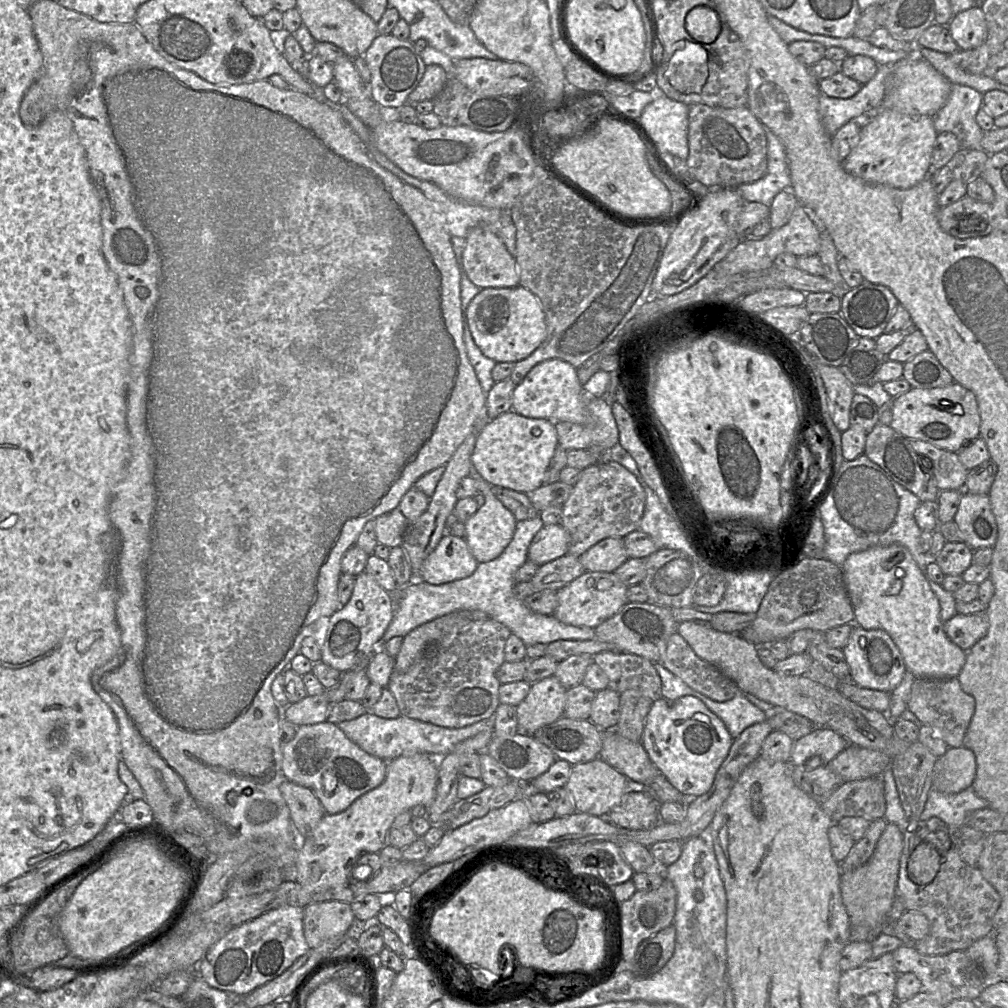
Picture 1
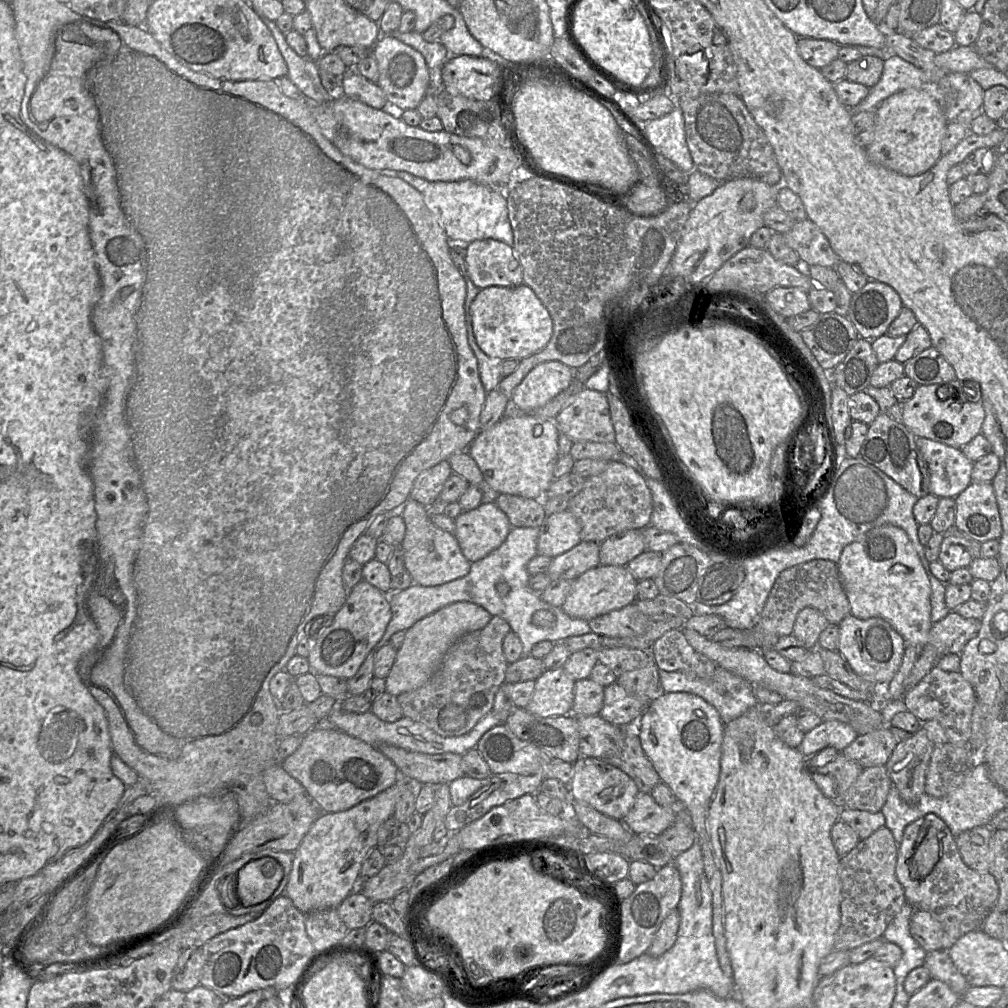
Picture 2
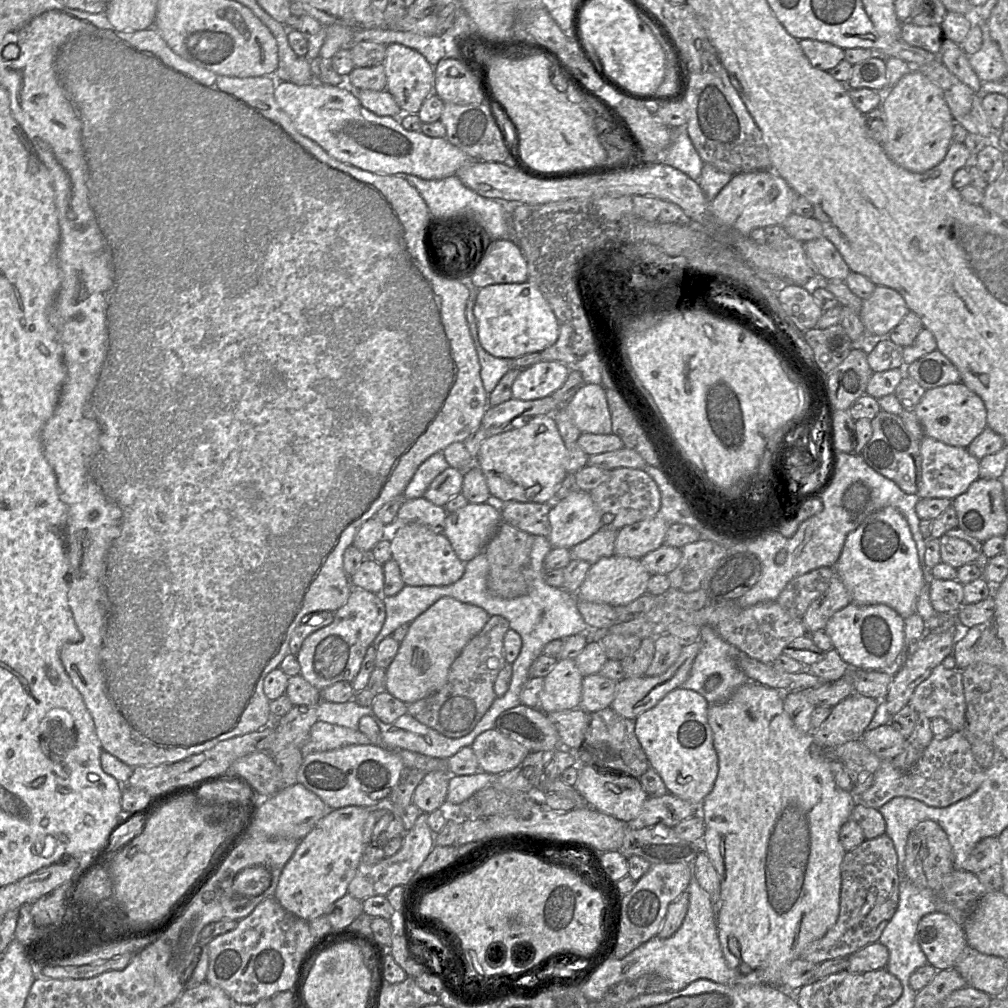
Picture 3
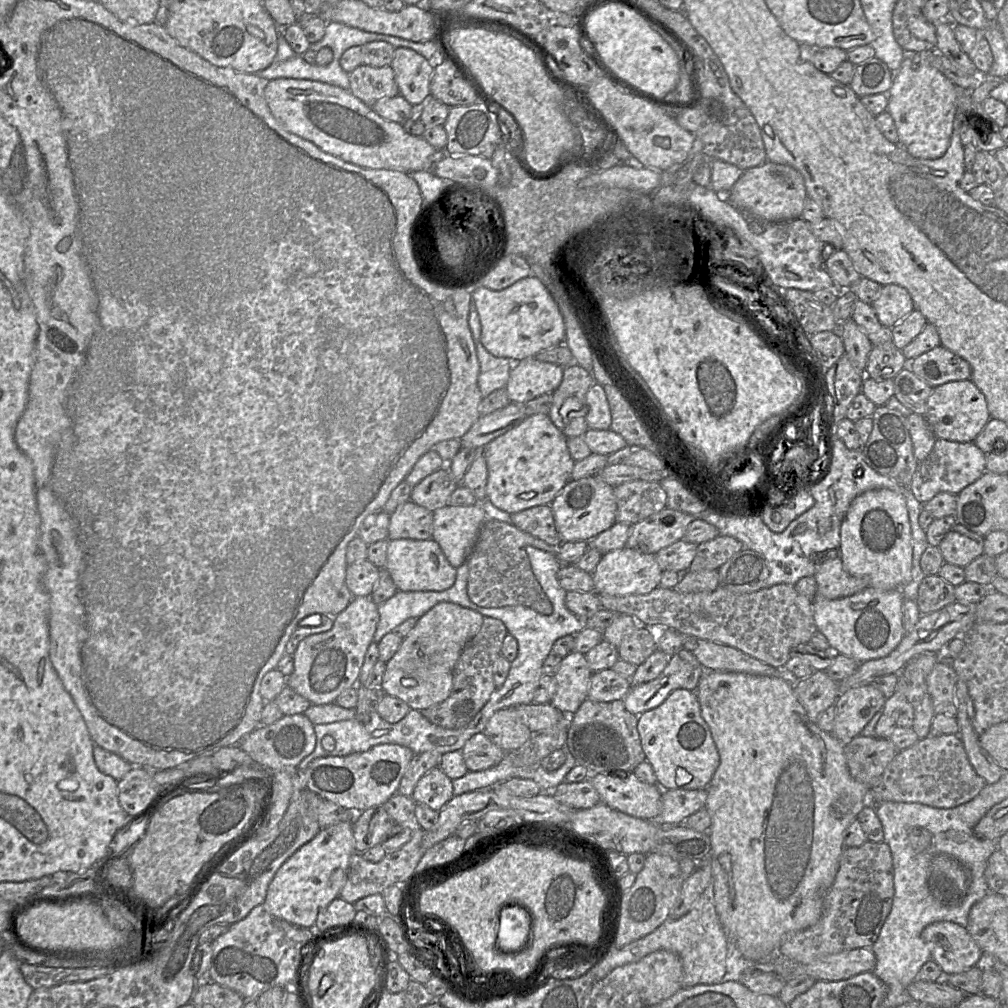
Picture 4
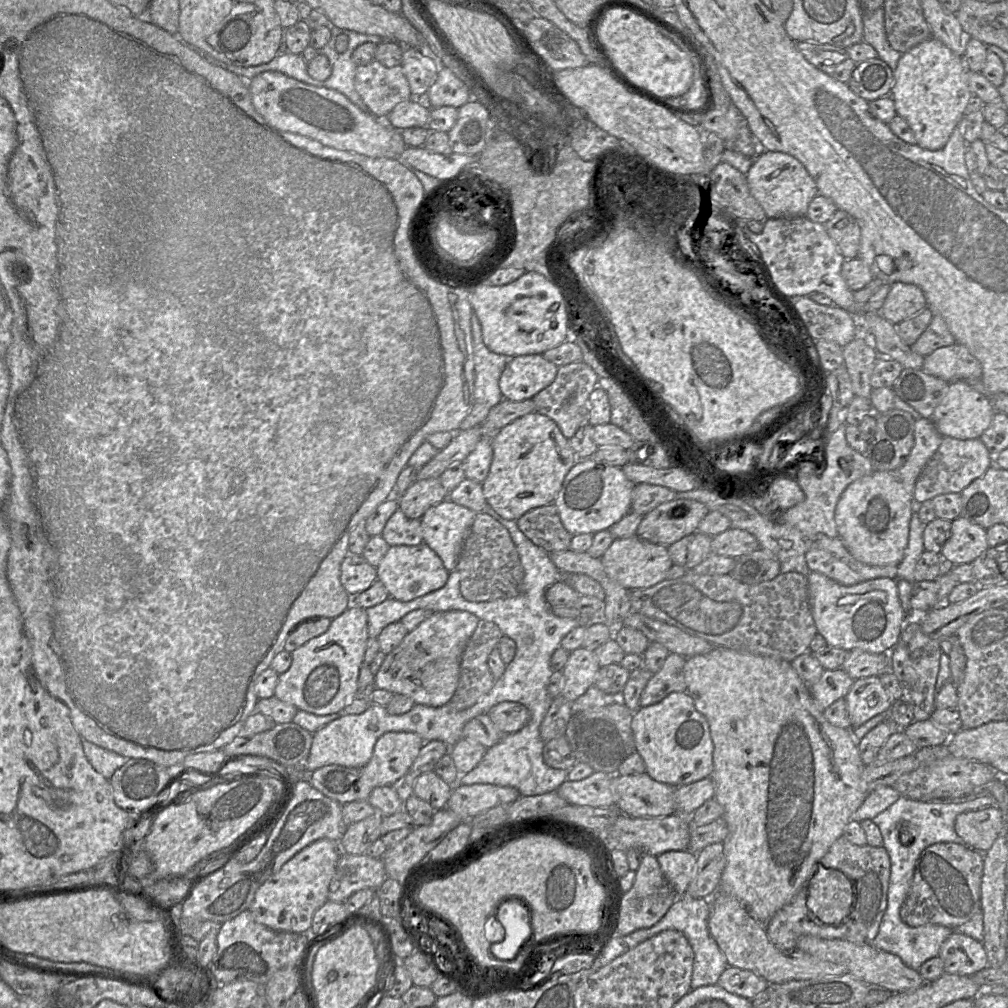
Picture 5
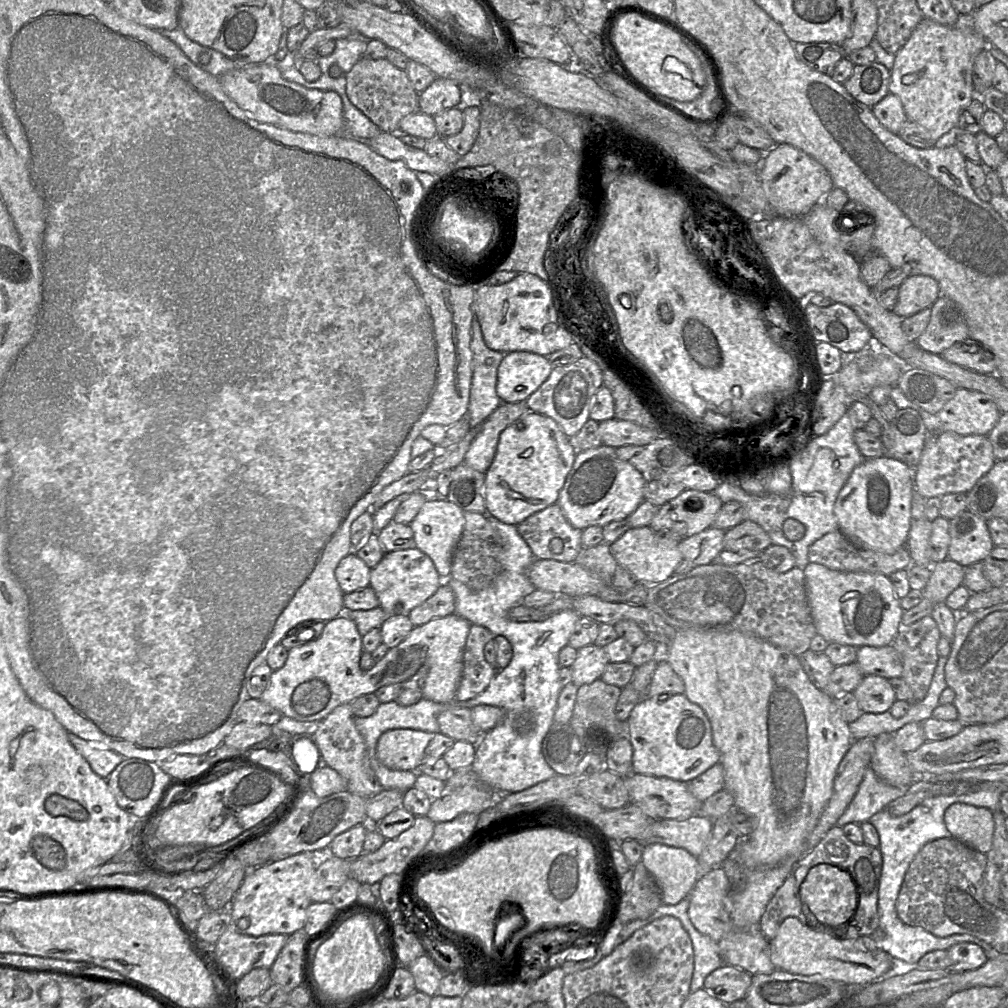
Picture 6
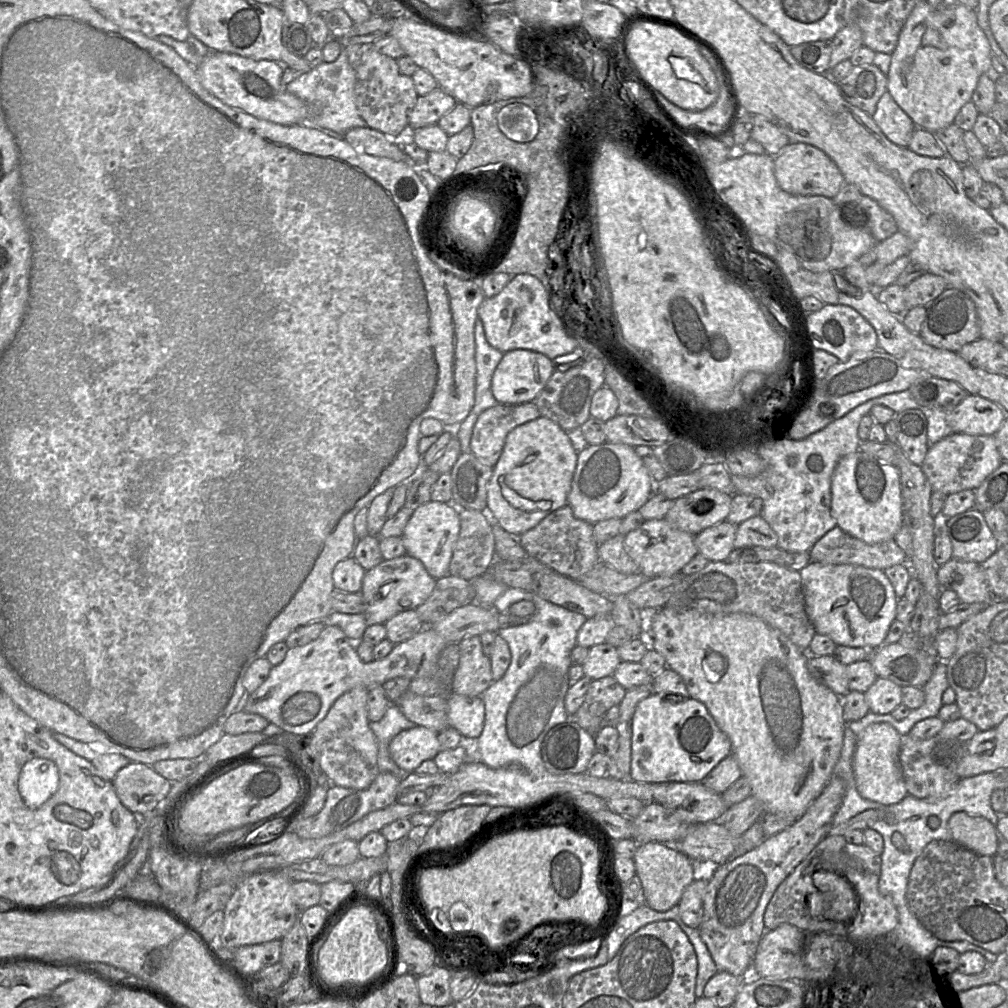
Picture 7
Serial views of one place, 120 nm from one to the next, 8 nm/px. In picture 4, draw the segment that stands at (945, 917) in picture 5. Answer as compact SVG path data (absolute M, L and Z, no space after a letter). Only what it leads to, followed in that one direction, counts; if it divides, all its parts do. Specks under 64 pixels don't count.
M938 854L930 862L927 886L930 896L940 904L955 905L967 894L970 872L957 858Z

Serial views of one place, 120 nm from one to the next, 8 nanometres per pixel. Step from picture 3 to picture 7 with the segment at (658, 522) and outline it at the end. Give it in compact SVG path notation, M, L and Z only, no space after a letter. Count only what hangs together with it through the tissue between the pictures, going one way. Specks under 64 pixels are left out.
M700 488L676 499L664 519L680 530L697 535L726 521L731 501L732 495L714 488Z

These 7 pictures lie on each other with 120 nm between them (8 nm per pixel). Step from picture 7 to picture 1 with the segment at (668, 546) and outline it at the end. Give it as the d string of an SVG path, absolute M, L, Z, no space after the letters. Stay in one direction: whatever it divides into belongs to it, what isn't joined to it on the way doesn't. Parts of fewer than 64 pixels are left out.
M585 572L557 591L558 606L553 615L564 624L595 629L628 602L628 588L615 573Z

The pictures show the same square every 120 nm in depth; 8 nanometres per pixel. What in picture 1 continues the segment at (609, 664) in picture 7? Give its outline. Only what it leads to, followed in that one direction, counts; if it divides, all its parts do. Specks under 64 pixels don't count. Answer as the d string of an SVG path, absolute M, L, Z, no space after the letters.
M554 675L532 684L528 695L516 706L518 732L533 735L539 728L564 716L566 691Z

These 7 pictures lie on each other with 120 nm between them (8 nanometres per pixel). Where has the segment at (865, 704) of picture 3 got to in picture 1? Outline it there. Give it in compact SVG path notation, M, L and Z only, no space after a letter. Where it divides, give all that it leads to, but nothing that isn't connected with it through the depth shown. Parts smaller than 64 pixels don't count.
M815 726L812 732L794 741L789 762L792 766L804 766L807 760L817 756L822 765L828 764L846 749L848 744L849 742L835 731Z

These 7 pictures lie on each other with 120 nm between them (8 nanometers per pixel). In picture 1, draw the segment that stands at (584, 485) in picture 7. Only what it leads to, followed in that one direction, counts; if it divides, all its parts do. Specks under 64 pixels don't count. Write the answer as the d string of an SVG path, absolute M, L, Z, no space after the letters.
M561 524L544 525L534 536L528 560L542 566L568 553L568 535Z

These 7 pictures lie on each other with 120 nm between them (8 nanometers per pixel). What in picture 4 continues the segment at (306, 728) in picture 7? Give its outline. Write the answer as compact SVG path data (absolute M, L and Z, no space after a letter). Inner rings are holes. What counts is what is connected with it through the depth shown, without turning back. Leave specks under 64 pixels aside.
M354 597L349 605L334 617L332 629L303 639L295 653L293 672L287 677L286 685L306 698L311 704L335 703L336 698L346 689L358 684L361 668L369 645L373 642L379 621L378 605L370 597ZM440 602L418 618L416 625L405 637L394 656L386 662L381 687L387 695L400 698L411 709L422 711L446 700L453 686L453 672L465 645L480 630L484 616L472 609L451 602Z

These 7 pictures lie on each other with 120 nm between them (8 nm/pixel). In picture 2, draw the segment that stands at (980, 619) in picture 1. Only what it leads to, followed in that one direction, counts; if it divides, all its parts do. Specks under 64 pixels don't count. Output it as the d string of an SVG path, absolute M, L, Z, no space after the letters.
M950 611L943 619L933 623L928 640L920 648L917 660L905 679L905 690L913 688L943 656L960 655L966 643L978 634L980 626L980 620L964 618L956 611Z

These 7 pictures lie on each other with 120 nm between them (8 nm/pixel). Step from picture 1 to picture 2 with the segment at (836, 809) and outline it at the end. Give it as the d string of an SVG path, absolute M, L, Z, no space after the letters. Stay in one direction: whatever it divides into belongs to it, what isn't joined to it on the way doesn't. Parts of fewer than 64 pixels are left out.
M885 765L866 768L837 802L842 809L879 812L891 786L892 781Z

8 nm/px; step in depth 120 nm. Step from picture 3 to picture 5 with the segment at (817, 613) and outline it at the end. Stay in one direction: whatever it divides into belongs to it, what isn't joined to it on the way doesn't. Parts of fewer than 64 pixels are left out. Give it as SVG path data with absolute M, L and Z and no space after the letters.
M839 537L816 540L805 554L808 568L835 582L852 586L876 579L898 579L898 566L872 566L856 560Z

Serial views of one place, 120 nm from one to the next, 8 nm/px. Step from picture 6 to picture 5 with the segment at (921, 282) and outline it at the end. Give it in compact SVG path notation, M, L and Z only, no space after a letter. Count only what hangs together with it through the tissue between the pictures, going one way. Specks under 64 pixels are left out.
M895 282L879 314L893 325L911 318L927 307L923 291L914 284Z

